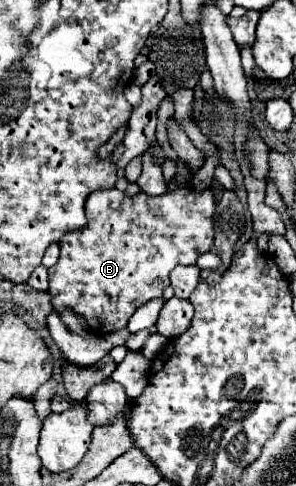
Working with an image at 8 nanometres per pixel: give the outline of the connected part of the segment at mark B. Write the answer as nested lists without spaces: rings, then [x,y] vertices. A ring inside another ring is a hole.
[[[110,189],[110,191],[94,191],[90,193],[90,197],[86,199],[86,219],[88,219],[88,225],[84,229],[80,229],[78,233],[70,233],[66,237],[62,237],[62,243],[60,243],[60,259],[58,259],[58,265],[54,265],[54,269],[48,271],[48,277],[50,277],[50,295],[52,295],[52,305],[54,305],[54,311],[56,313],[62,313],[62,311],[72,311],[76,315],[80,315],[86,323],[88,323],[88,329],[94,331],[94,333],[112,333],[112,331],[118,331],[118,329],[124,329],[128,325],[128,319],[134,315],[134,311],[138,307],[142,307],[144,303],[156,299],[156,297],[162,297],[162,291],[170,285],[170,271],[176,267],[176,265],[196,265],[196,259],[210,251],[212,249],[212,237],[214,237],[214,229],[212,229],[212,215],[214,215],[214,195],[210,189],[206,191],[194,191],[194,189],[176,189],[176,191],[166,191],[162,195],[148,195],[144,193],[142,189],[130,197],[126,191],[116,191],[116,189]]]

